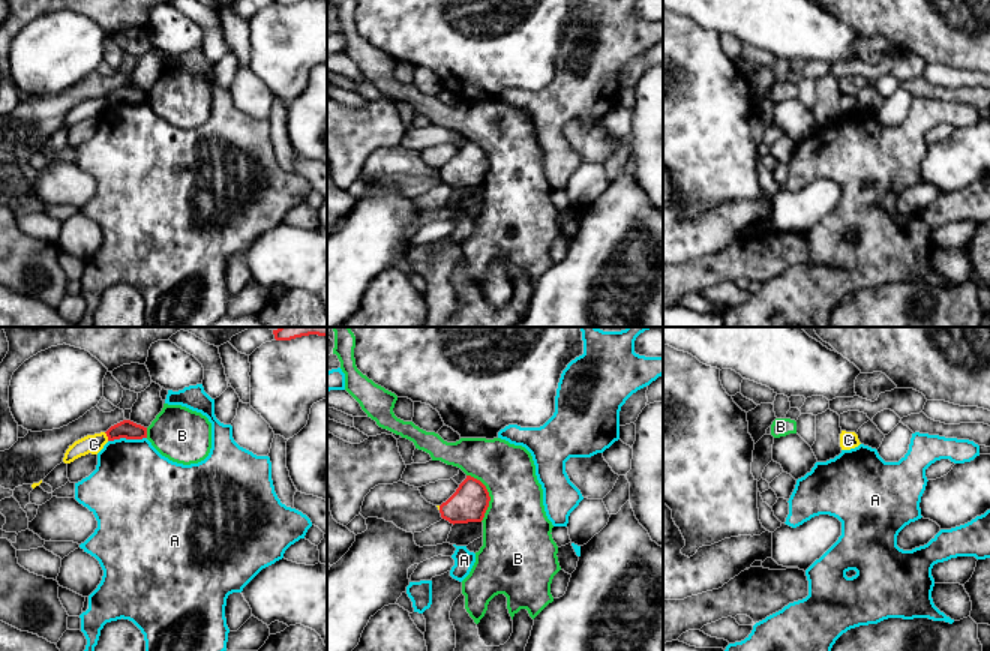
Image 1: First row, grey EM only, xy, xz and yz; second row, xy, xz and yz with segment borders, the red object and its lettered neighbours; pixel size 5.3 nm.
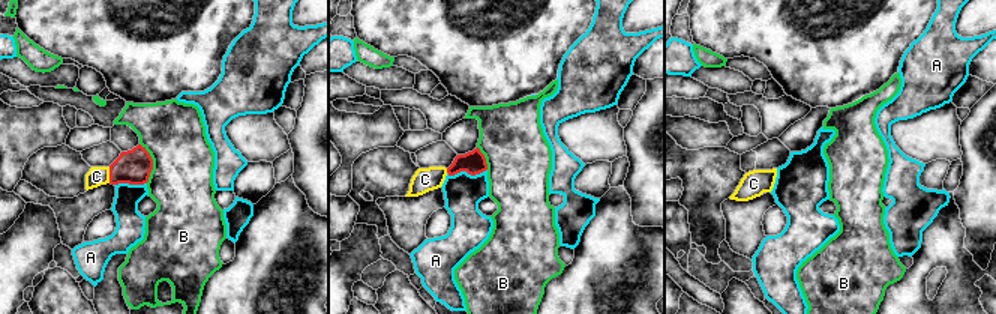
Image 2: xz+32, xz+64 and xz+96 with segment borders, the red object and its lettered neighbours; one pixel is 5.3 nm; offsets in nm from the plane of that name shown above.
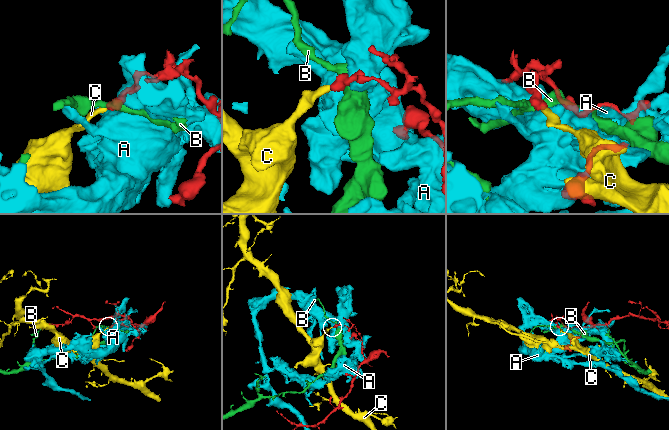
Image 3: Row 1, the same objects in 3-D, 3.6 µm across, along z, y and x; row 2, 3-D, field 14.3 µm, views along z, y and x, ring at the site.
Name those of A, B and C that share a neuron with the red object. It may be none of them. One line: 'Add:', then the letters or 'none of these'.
Add: none of these

